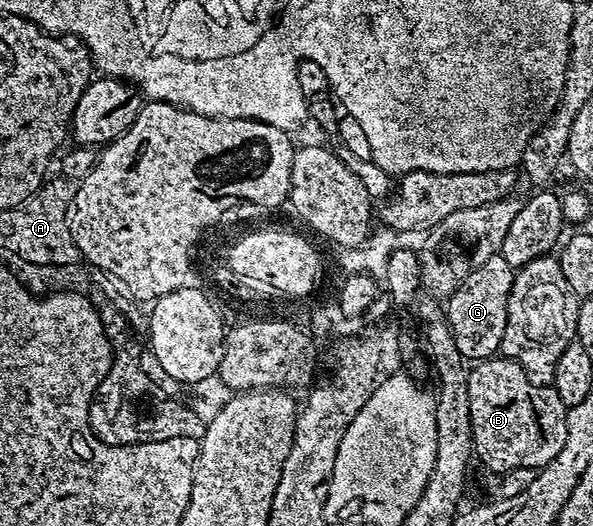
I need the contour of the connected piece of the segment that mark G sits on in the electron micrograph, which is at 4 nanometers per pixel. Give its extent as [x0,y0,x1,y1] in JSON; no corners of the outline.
[446,254,514,361]

